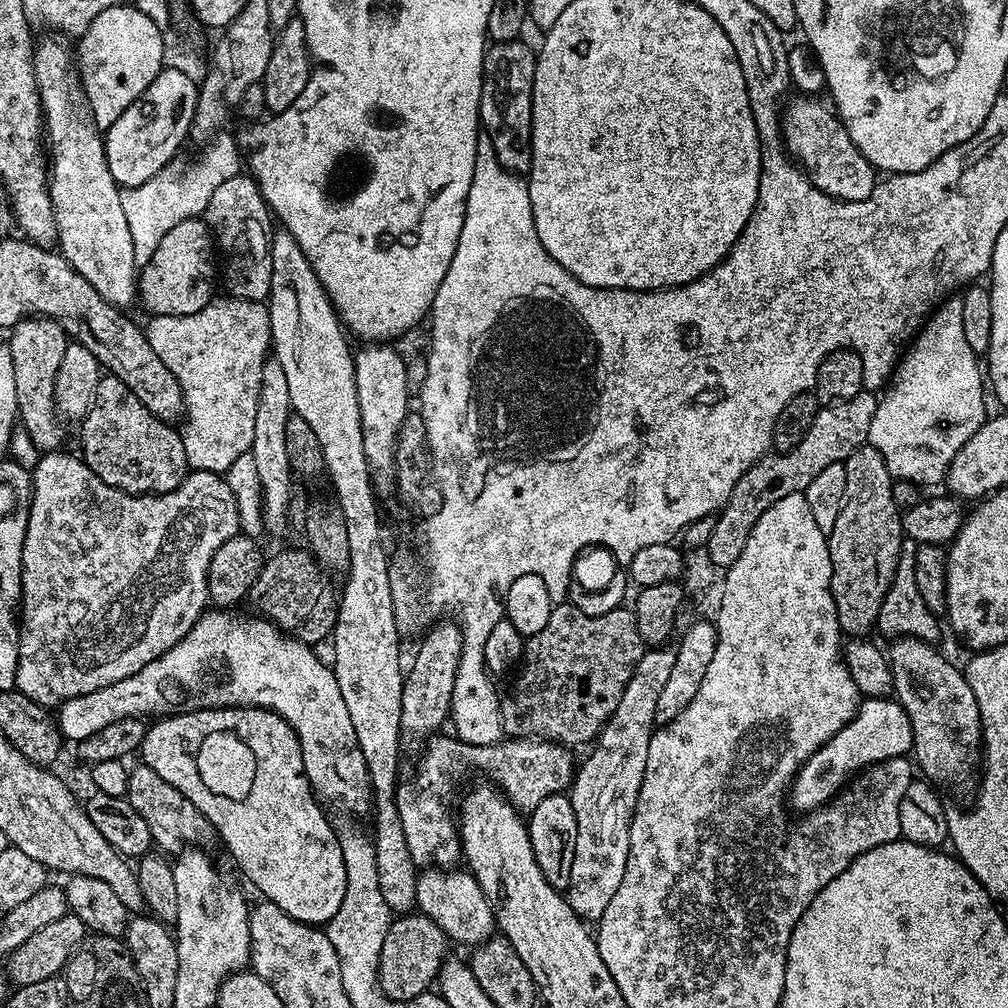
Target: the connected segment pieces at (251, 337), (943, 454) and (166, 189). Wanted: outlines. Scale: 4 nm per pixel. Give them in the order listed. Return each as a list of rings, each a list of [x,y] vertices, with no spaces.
[[[231,298],[213,299],[211,304],[207,304],[202,310],[198,310],[198,314],[190,314],[189,316],[170,316],[170,317],[157,317],[151,322],[152,325],[146,328],[146,340],[152,348],[157,363],[164,364],[170,374],[177,380],[178,386],[181,388],[183,396],[183,411],[188,414],[188,421],[185,422],[184,428],[180,432],[180,437],[184,443],[186,450],[186,458],[188,459],[188,467],[193,471],[198,472],[215,472],[217,474],[227,473],[227,468],[232,468],[240,459],[249,455],[251,446],[254,442],[254,423],[256,419],[257,407],[259,402],[259,386],[262,382],[263,364],[266,355],[270,350],[270,343],[272,340],[271,334],[271,320],[268,317],[267,303],[258,300],[234,300]]]
[[[952,294],[927,317],[926,323],[901,359],[890,387],[879,397],[876,405],[867,443],[878,450],[878,454],[882,454],[882,462],[886,462],[889,474],[897,480],[909,480],[919,486],[936,484],[939,480],[941,483],[947,477],[954,454],[958,454],[958,450],[962,450],[962,446],[966,446],[966,442],[970,442],[972,435],[984,425],[986,380],[982,375],[981,361],[980,364],[976,361],[979,360],[977,352],[966,342],[962,306],[961,297]]]
[[[217,131],[205,143],[209,144],[193,160],[184,160],[181,164],[173,163],[163,168],[157,176],[150,178],[145,184],[121,191],[122,213],[125,214],[137,265],[142,266],[151,258],[154,250],[158,250],[158,242],[162,242],[162,238],[166,238],[166,234],[170,234],[174,226],[203,217],[214,190],[218,190],[218,186],[222,186],[226,178],[235,176],[241,171],[240,160],[236,157],[237,141],[235,144],[231,134],[224,131]]]

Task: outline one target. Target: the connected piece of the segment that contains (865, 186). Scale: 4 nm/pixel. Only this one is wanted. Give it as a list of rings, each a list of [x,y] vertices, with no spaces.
[[[797,96],[782,112],[781,137],[785,151],[801,166],[813,187],[836,200],[864,201],[878,183],[874,167],[853,144],[836,114],[810,96]]]

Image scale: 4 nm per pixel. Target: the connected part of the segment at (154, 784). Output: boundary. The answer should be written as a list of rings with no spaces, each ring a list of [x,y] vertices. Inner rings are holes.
[[[143,764],[132,768],[128,778],[128,793],[126,799],[132,808],[145,820],[150,830],[155,847],[163,853],[178,854],[183,851],[188,842],[199,838],[202,827],[207,827],[207,821],[201,812],[180,791],[174,789],[165,779],[155,774],[154,770]]]

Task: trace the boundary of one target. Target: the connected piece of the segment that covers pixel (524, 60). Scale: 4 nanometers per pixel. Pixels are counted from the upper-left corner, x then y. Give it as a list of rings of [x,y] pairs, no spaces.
[[[523,39],[495,41],[484,53],[484,81],[482,82],[482,102],[480,122],[483,131],[494,146],[498,162],[509,171],[527,174],[532,170],[532,95],[534,94],[534,70],[537,53]]]

